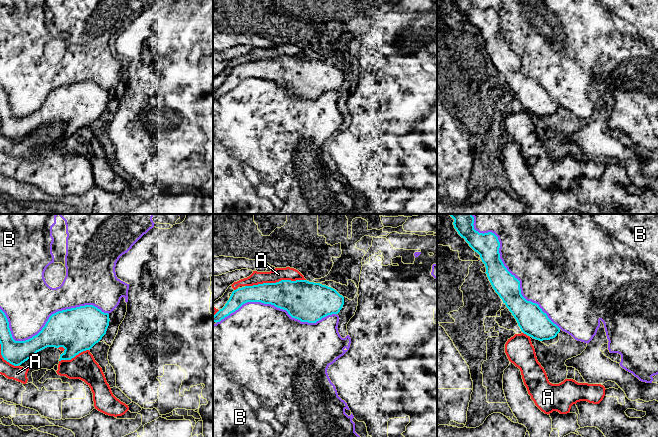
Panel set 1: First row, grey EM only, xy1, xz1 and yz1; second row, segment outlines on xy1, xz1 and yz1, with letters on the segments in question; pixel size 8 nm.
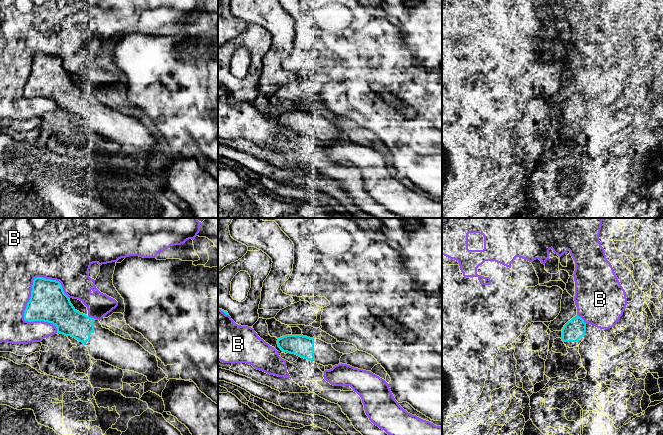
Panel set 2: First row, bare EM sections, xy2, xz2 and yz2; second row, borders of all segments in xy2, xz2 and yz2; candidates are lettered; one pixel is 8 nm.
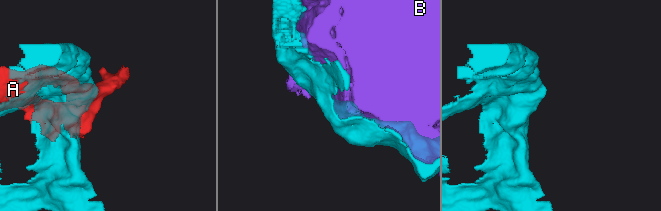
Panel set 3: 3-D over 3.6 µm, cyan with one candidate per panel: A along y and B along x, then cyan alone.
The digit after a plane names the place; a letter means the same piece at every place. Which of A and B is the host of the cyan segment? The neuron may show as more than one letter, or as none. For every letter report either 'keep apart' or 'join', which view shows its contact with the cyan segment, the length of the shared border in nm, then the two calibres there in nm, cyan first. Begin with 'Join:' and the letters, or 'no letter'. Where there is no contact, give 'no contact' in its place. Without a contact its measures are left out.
Join: no letter
A: keep apart; meets cyan in xz1; contact 500 nm long; 300 nm thick on the cyan side, 100 nm on the other
B: keep apart; meets cyan in xy1; contact 850 nm long; 360 nm thick on the cyan side, 420 nm on the other

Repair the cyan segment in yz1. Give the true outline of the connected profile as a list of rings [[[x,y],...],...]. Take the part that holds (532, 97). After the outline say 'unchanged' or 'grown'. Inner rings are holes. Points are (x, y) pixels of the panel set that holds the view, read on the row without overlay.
[[[473,0],[453,1],[458,10],[480,31],[493,65],[512,89],[521,107],[539,117],[555,114],[560,104],[538,80],[527,77],[522,72],[520,57],[507,46],[500,35],[498,13],[492,8],[479,9]]] | unchanged

